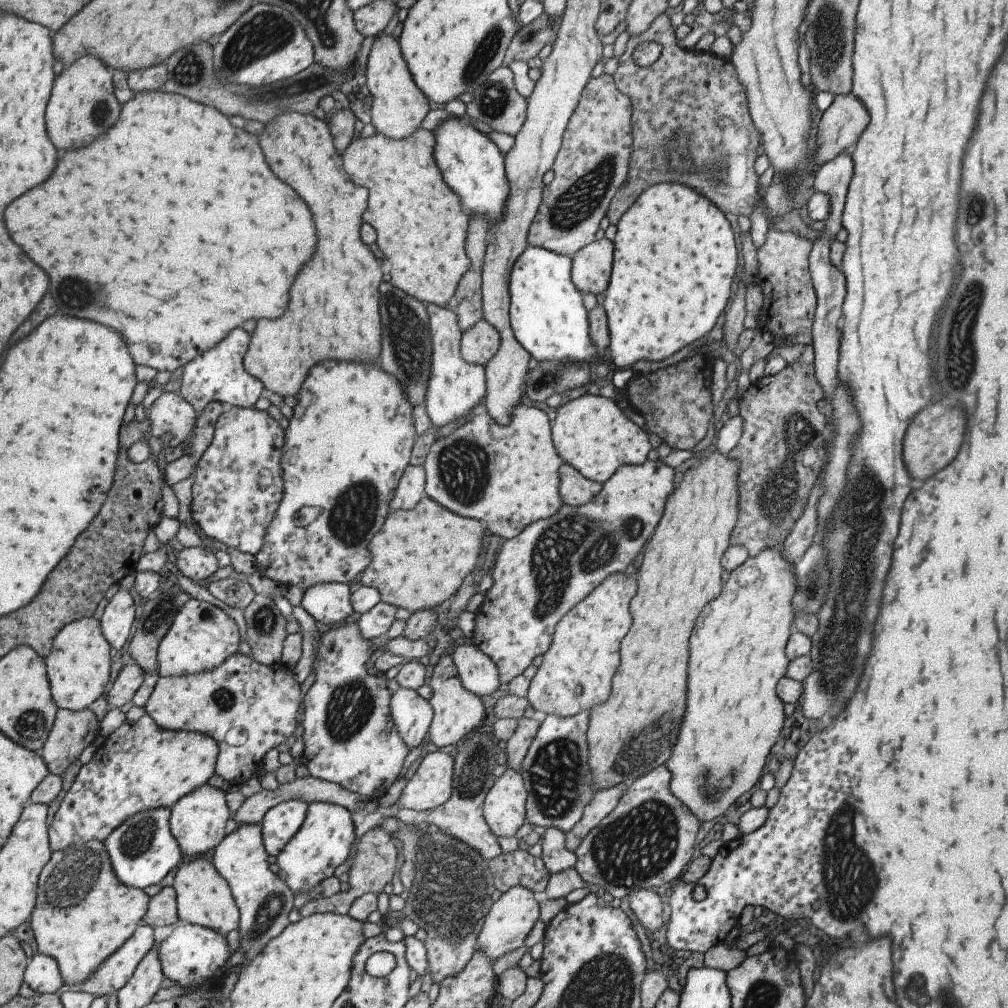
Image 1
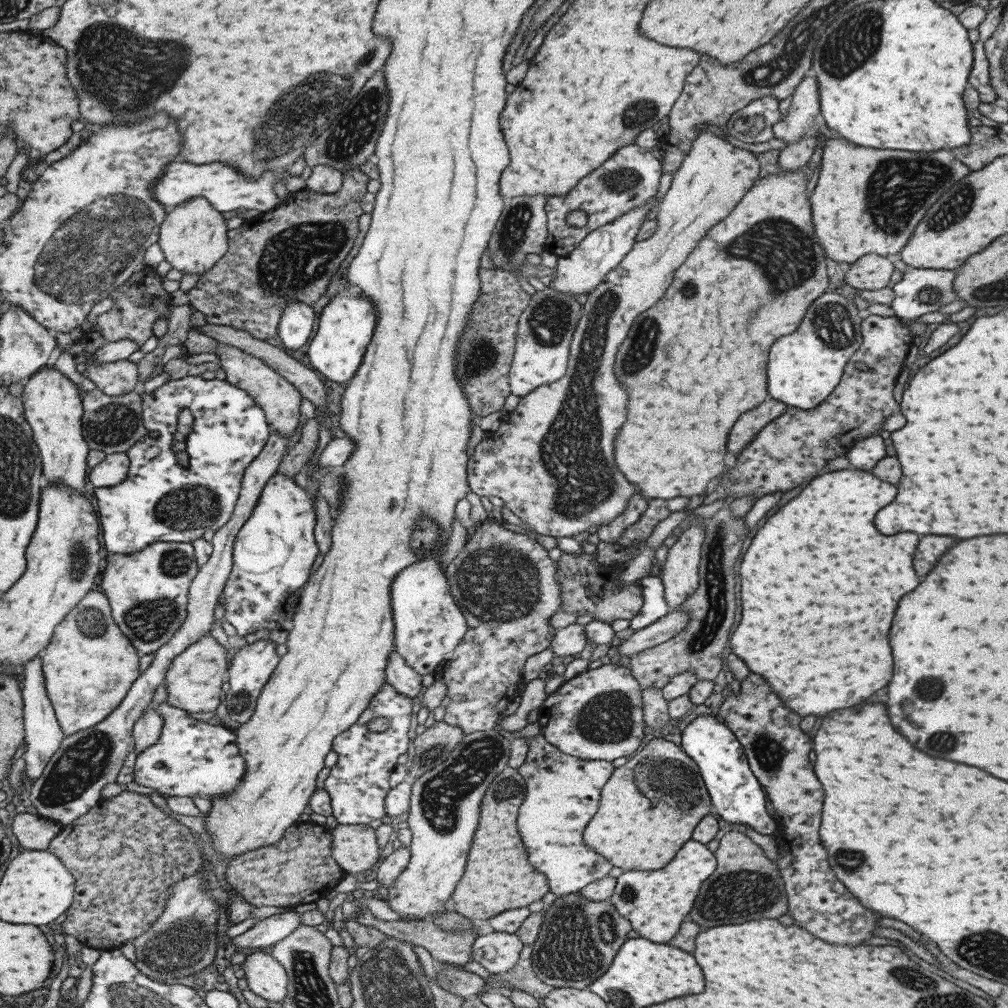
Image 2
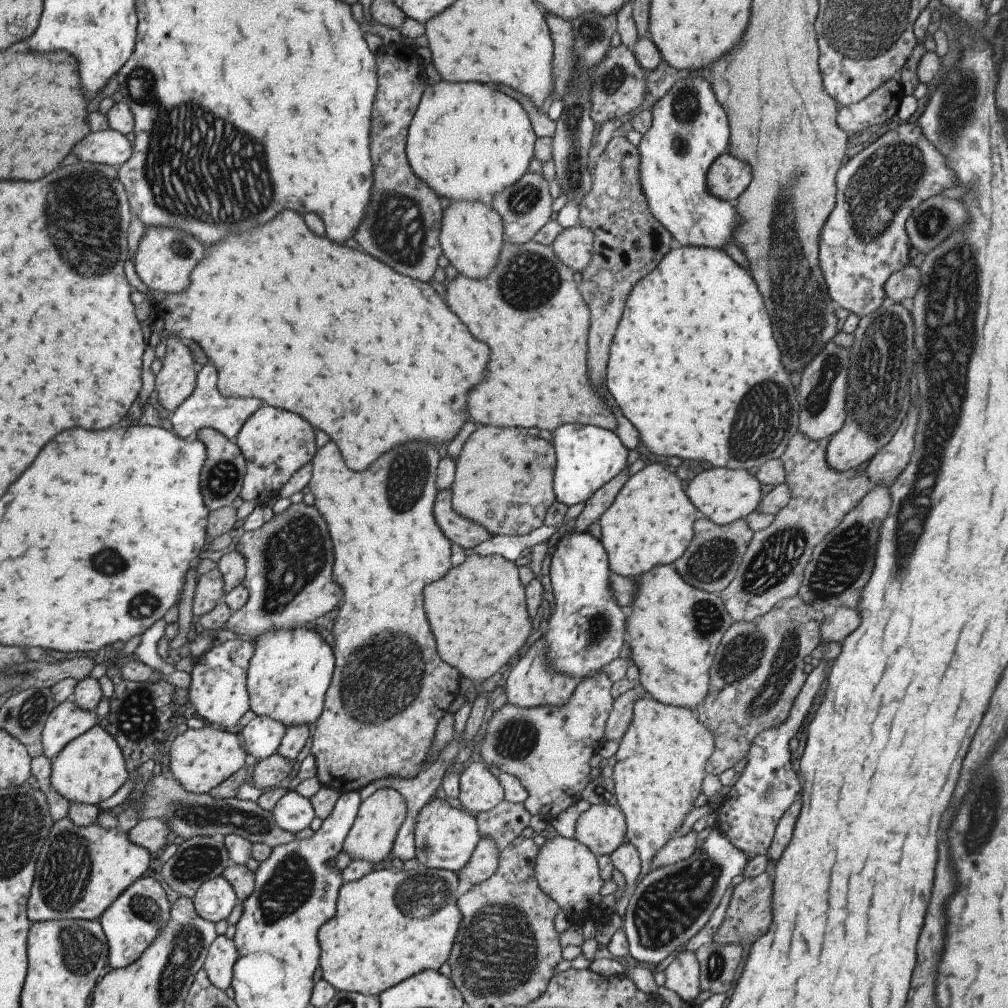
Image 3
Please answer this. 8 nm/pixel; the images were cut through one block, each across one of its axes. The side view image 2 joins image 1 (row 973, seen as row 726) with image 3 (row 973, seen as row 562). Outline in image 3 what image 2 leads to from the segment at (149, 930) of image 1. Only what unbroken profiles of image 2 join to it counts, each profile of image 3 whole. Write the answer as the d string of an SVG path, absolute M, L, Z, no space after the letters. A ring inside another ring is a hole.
M224 935L217 936L210 944L203 969L208 980L216 988L225 991L233 979L233 968L238 958L238 951L234 941Z

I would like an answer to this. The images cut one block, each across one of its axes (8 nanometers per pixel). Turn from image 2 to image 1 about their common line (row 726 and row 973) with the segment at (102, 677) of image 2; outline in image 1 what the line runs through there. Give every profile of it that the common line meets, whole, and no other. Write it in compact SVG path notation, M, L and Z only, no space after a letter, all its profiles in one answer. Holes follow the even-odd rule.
M89 840L80 846L70 845L67 849L51 851L50 860L40 871L37 899L30 918L37 949L56 960L65 980L65 989L72 989L91 977L91 974L95 973L95 968L135 933L142 924L141 918L146 914L149 902L150 897L144 890L120 882L102 841Z

